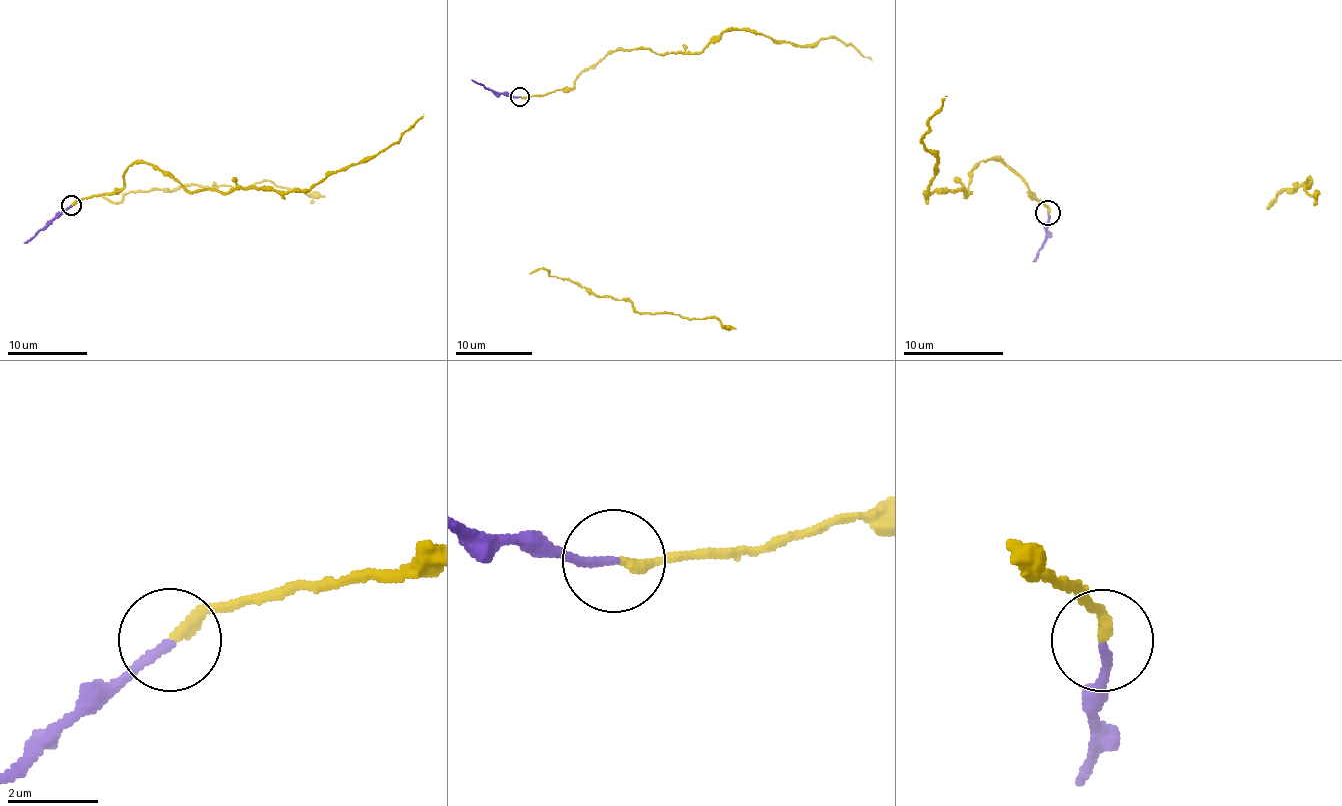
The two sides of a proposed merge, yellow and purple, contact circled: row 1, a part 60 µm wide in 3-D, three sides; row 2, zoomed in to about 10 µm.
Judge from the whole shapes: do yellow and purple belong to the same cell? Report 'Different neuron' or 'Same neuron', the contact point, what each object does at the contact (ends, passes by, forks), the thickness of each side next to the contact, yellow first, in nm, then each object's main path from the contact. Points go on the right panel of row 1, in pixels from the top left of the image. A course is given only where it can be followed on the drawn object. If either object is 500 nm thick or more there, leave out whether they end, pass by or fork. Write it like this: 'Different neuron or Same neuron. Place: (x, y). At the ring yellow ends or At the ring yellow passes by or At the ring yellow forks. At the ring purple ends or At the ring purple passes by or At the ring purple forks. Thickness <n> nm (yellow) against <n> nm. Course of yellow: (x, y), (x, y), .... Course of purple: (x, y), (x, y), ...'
Different neuron. Place: (1048, 213). At the ring yellow ends. At the ring purple ends. Thickness 240 nm (yellow) against 180 nm. Course of yellow: (1047, 212), (999, 159), (973, 169), (966, 196), (971, 193), (923, 194), (937, 164), (921, 141), (946, 95). Course of purple: (1047, 212), (1048, 238), (1032, 260)

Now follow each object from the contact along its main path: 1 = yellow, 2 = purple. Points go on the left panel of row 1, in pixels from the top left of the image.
1: (71, 204), (121, 188), (129, 166), (140, 162), (164, 170), (191, 192), (305, 191), (385, 150), (424, 114)
2: (71, 204), (23, 242)

